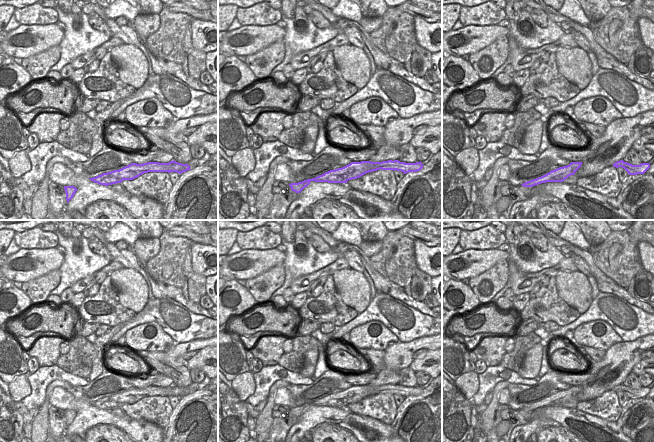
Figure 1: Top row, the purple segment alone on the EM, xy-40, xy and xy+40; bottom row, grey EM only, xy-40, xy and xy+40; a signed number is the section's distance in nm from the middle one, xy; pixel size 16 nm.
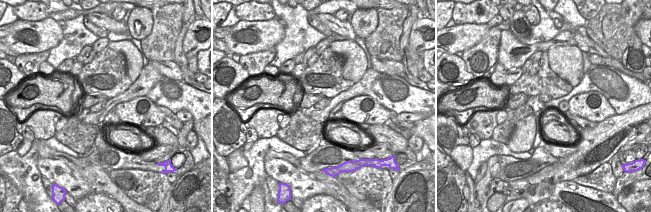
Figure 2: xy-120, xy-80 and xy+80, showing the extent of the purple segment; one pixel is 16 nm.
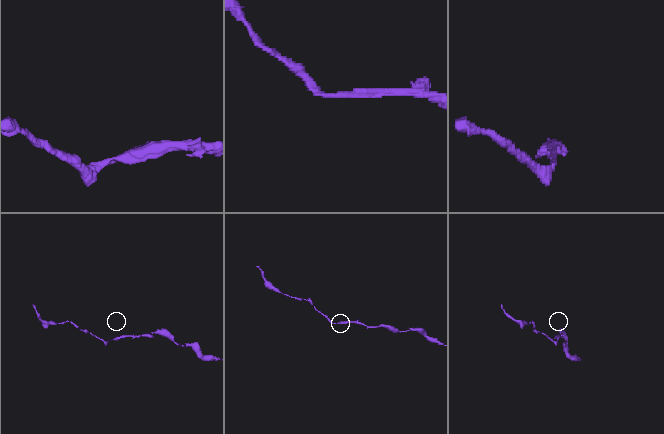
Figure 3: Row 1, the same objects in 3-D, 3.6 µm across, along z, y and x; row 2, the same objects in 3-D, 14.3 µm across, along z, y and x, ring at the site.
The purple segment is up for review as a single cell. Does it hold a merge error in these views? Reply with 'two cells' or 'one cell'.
one cell

